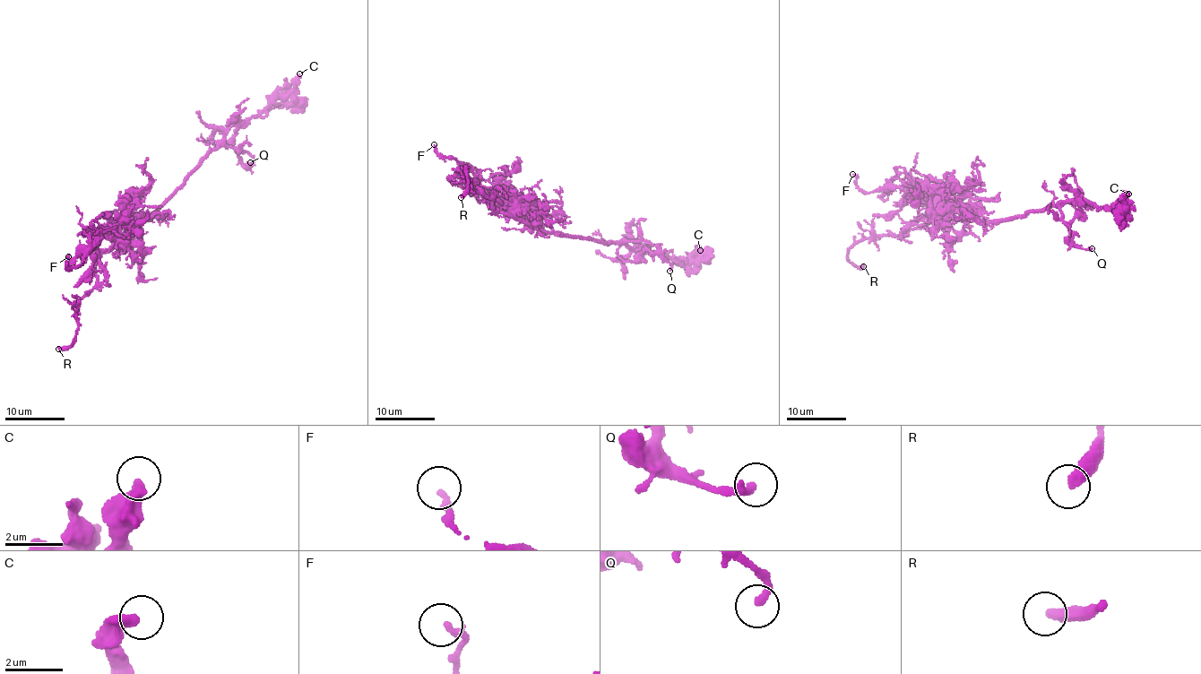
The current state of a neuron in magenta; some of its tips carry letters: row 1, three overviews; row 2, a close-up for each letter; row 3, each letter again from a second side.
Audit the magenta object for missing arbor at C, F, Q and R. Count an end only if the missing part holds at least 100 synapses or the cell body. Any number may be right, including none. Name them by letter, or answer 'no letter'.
R

